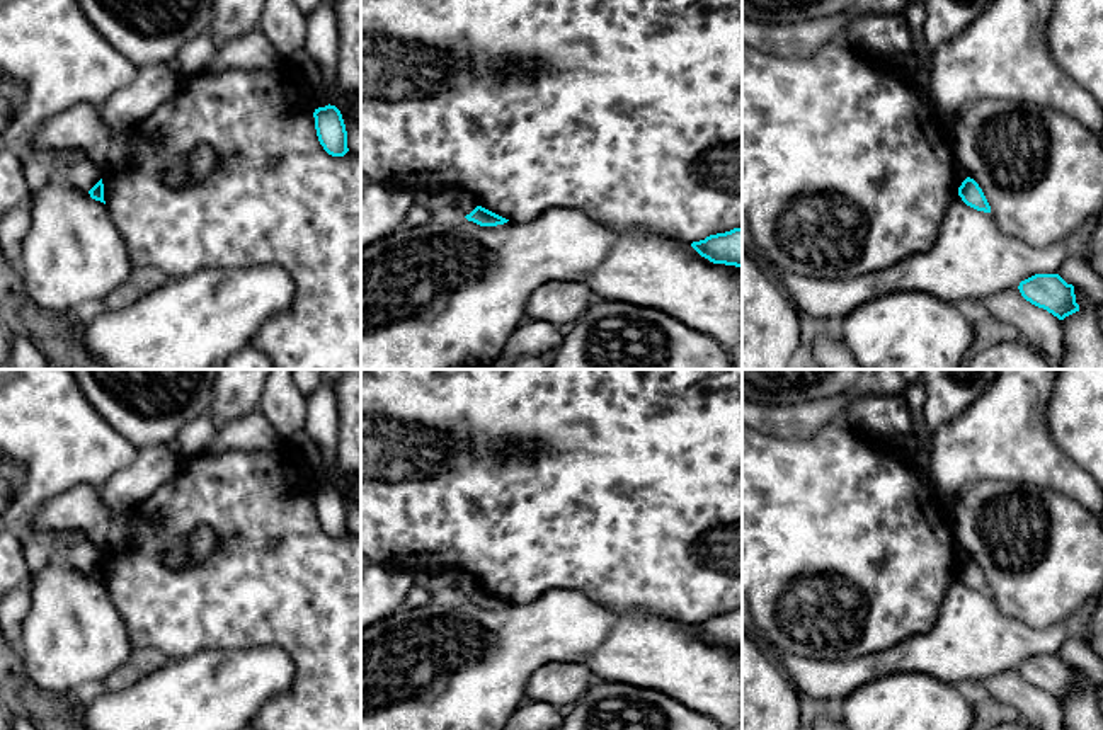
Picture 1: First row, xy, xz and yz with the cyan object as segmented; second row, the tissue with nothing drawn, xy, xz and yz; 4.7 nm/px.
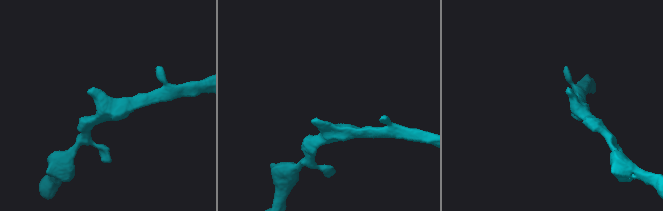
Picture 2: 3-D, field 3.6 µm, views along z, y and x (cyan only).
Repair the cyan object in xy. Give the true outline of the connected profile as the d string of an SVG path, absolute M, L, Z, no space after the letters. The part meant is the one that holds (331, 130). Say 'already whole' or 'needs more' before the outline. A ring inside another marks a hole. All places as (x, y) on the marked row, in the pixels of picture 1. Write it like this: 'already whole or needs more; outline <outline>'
already whole; outline M335 106L318 107L313 112L315 129L320 145L332 157L344 157L347 148L347 131L340 111Z

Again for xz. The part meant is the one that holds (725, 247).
already whole; outline M742 228L710 235L691 247L713 264L742 267Z

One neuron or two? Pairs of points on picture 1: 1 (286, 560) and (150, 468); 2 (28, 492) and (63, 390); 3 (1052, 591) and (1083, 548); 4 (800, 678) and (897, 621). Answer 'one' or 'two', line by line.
1: two
2: one
3: one
4: two

